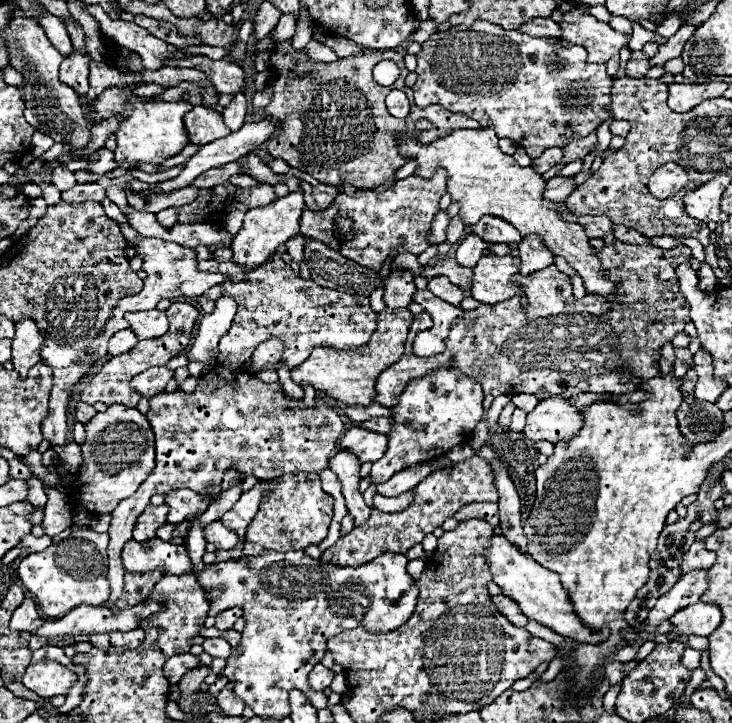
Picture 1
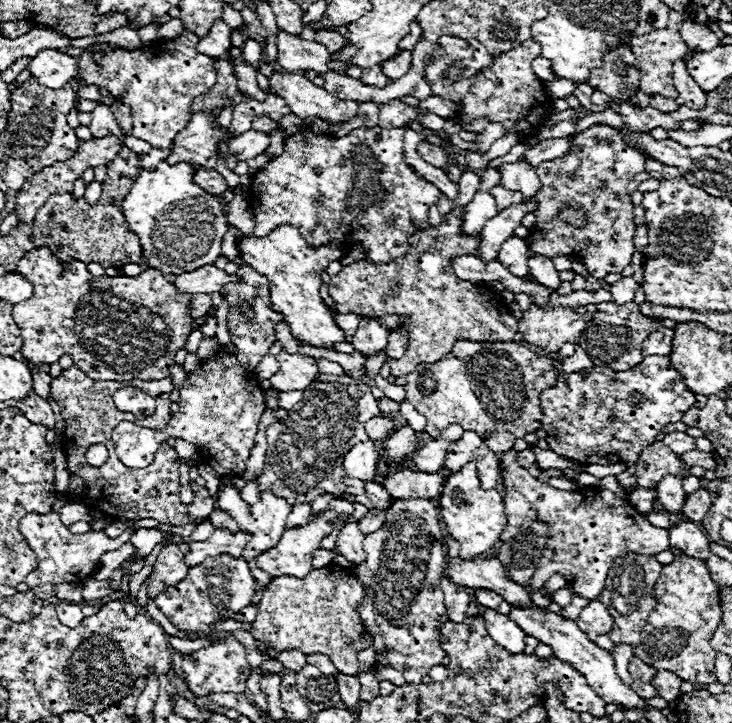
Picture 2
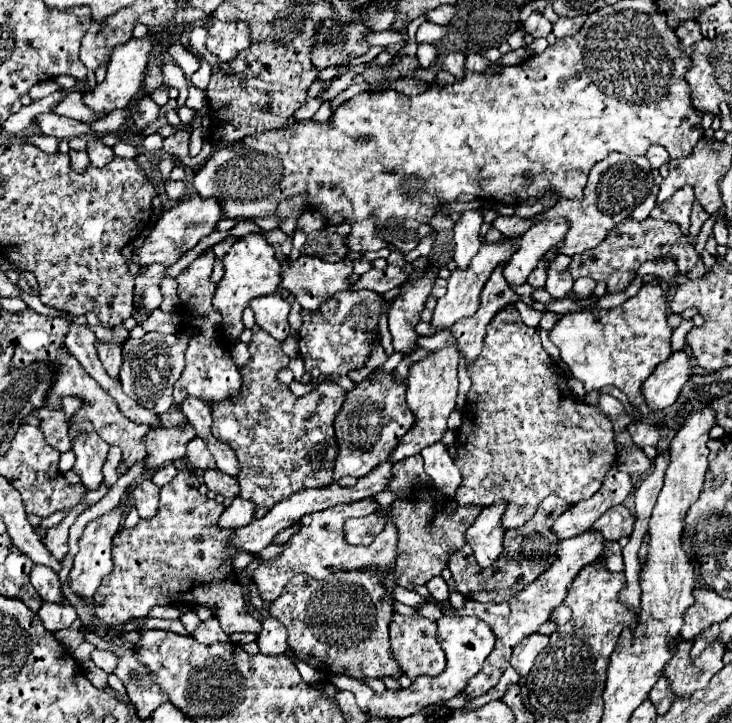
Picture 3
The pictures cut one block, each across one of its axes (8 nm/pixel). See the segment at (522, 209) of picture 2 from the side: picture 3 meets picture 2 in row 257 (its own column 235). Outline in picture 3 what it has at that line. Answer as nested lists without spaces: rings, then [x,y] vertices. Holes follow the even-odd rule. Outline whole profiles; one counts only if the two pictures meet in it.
[[[206,470],[204,472],[204,484],[208,486],[208,490],[212,490],[218,496],[224,498],[236,498],[240,488],[238,488],[238,480],[234,476],[228,476],[220,470]]]

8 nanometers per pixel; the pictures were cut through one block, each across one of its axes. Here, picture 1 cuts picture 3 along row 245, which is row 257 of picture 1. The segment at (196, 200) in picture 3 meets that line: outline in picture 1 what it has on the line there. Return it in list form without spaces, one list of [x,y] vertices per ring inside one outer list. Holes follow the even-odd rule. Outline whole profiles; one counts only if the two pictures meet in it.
[[[142,238],[140,242],[130,244],[136,254],[142,256],[144,260],[144,270],[148,272],[148,278],[144,278],[144,288],[142,292],[134,294],[134,296],[126,296],[122,300],[118,300],[116,308],[112,310],[112,318],[106,324],[106,330],[102,334],[102,338],[96,340],[96,344],[92,344],[94,350],[94,360],[104,358],[106,354],[106,344],[110,340],[110,336],[118,330],[128,328],[128,322],[124,320],[126,312],[140,312],[140,310],[148,310],[148,308],[156,308],[156,304],[164,298],[178,298],[178,296],[190,296],[190,298],[198,298],[202,296],[206,290],[210,290],[216,284],[222,284],[224,280],[228,280],[228,276],[222,274],[214,274],[214,272],[200,272],[198,270],[198,260],[196,260],[196,250],[194,248],[184,248],[176,242],[164,242],[160,238]]]

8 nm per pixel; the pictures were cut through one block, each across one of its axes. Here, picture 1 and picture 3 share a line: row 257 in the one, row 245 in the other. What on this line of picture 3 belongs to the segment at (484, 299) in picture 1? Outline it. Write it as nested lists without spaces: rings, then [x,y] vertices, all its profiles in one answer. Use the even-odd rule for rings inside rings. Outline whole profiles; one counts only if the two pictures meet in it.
[[[504,238],[502,244],[496,242],[496,244],[488,244],[484,242],[480,246],[480,252],[472,258],[470,266],[466,270],[460,270],[456,268],[450,278],[448,278],[448,292],[446,296],[438,298],[438,304],[434,308],[434,314],[432,314],[432,320],[430,320],[430,326],[432,328],[438,328],[438,330],[444,330],[444,328],[452,328],[458,320],[462,318],[470,318],[476,314],[476,308],[480,304],[480,292],[486,284],[486,280],[490,278],[492,270],[500,264],[500,262],[508,262],[510,256],[516,252],[518,248],[518,238]]]

